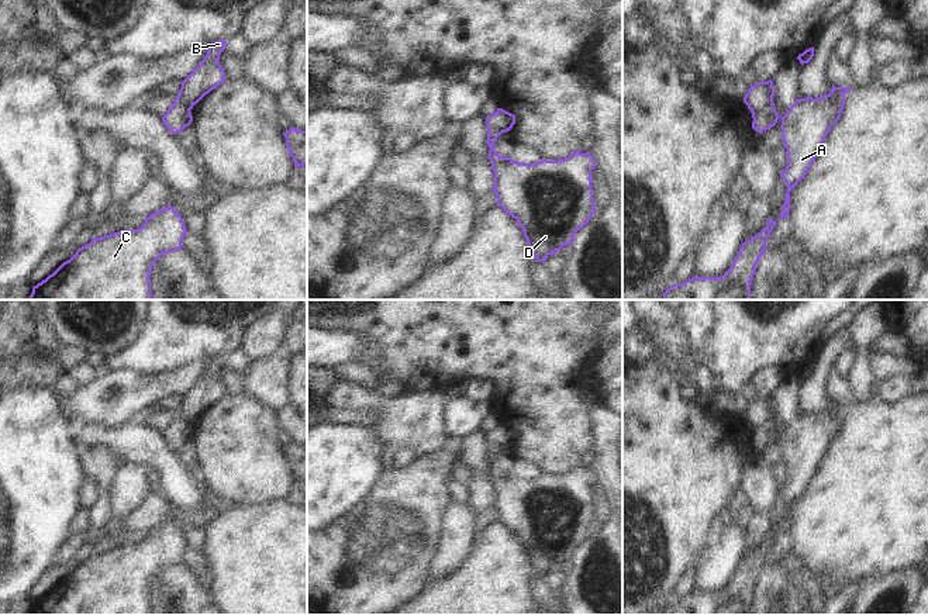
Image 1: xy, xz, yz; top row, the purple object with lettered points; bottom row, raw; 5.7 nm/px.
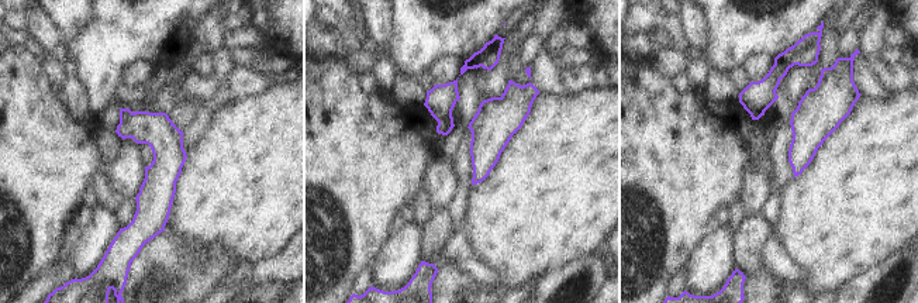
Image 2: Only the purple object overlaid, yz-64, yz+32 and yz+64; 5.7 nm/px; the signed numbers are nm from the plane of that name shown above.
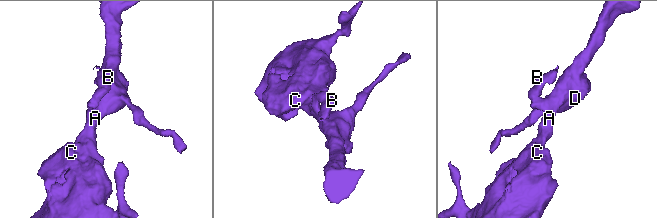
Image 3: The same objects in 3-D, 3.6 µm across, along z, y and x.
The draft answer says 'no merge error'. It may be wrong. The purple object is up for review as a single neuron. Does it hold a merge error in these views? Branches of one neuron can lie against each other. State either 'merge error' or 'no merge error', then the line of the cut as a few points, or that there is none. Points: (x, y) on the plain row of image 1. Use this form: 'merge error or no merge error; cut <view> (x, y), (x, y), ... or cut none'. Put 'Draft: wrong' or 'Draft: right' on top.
Draft: wrong
merge error; cut yz (772, 415), (762, 425), (752, 429)

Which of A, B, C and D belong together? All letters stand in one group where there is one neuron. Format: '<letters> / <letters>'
A C D / B

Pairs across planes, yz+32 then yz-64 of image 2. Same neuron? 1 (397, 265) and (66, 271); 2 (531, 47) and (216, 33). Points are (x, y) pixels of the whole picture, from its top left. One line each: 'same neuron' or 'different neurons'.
1: different neurons
2: different neurons

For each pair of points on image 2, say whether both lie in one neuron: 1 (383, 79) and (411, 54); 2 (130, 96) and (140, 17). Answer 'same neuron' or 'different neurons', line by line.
1: different neurons
2: different neurons

